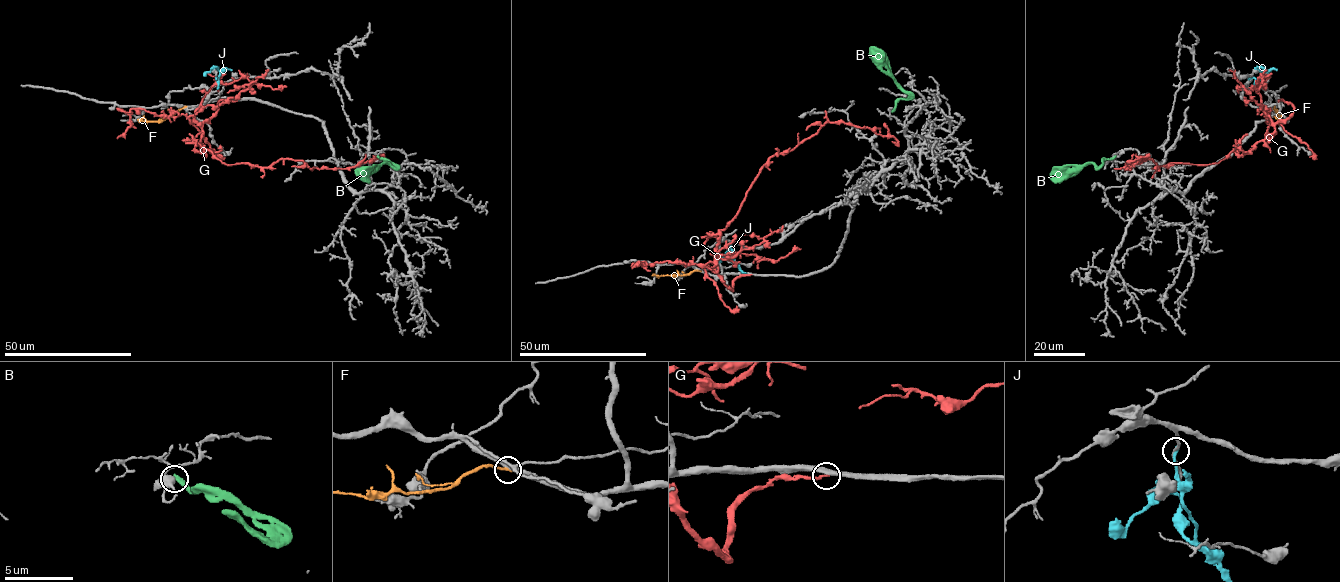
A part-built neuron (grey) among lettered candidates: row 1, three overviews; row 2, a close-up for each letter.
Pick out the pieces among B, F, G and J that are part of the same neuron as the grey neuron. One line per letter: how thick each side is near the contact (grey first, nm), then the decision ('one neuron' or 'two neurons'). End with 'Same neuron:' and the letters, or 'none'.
B: calibres 440 and 360 nm; two neurons
F: calibres 400 and 240 nm; two neurons
G: calibres 440 and 200 nm; two neurons
J: calibres 180 and 260 nm; two neurons
Same neuron: none

